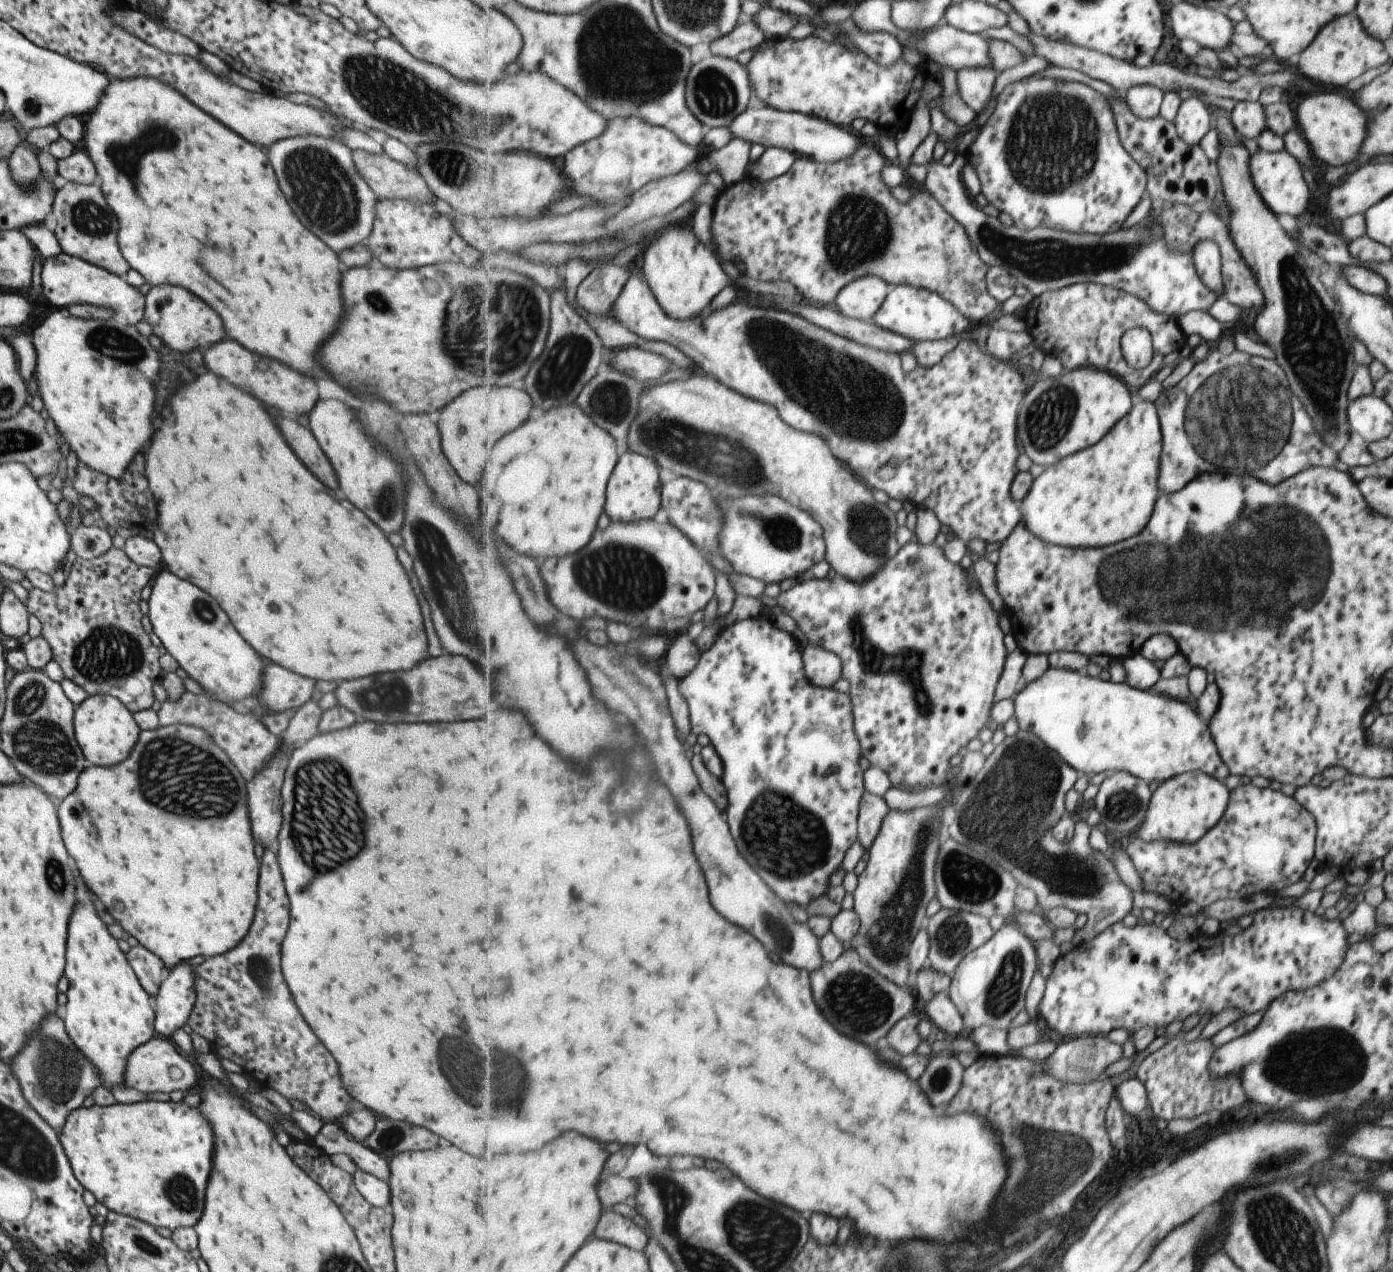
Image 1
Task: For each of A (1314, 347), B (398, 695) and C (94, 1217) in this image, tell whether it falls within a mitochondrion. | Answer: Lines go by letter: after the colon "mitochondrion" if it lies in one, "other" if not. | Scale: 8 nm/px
A: mitochondrion
B: mitochondrion
C: other

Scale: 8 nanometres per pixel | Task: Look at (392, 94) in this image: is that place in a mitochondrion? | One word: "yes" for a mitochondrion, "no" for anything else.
yes

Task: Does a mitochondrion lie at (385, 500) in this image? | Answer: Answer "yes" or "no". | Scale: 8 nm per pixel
yes

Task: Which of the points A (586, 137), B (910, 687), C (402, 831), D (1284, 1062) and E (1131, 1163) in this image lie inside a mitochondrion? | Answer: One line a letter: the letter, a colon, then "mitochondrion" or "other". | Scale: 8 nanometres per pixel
A: other
B: mitochondrion
C: other
D: mitochondrion
E: other

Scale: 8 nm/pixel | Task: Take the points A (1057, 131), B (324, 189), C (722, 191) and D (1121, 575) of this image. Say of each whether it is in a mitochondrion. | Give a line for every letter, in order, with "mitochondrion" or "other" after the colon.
A: mitochondrion
B: mitochondrion
C: other
D: mitochondrion

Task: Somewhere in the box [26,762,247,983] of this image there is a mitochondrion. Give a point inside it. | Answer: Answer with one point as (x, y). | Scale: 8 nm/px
(53, 873)

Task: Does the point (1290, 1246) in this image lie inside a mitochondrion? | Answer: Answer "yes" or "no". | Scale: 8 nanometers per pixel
yes

